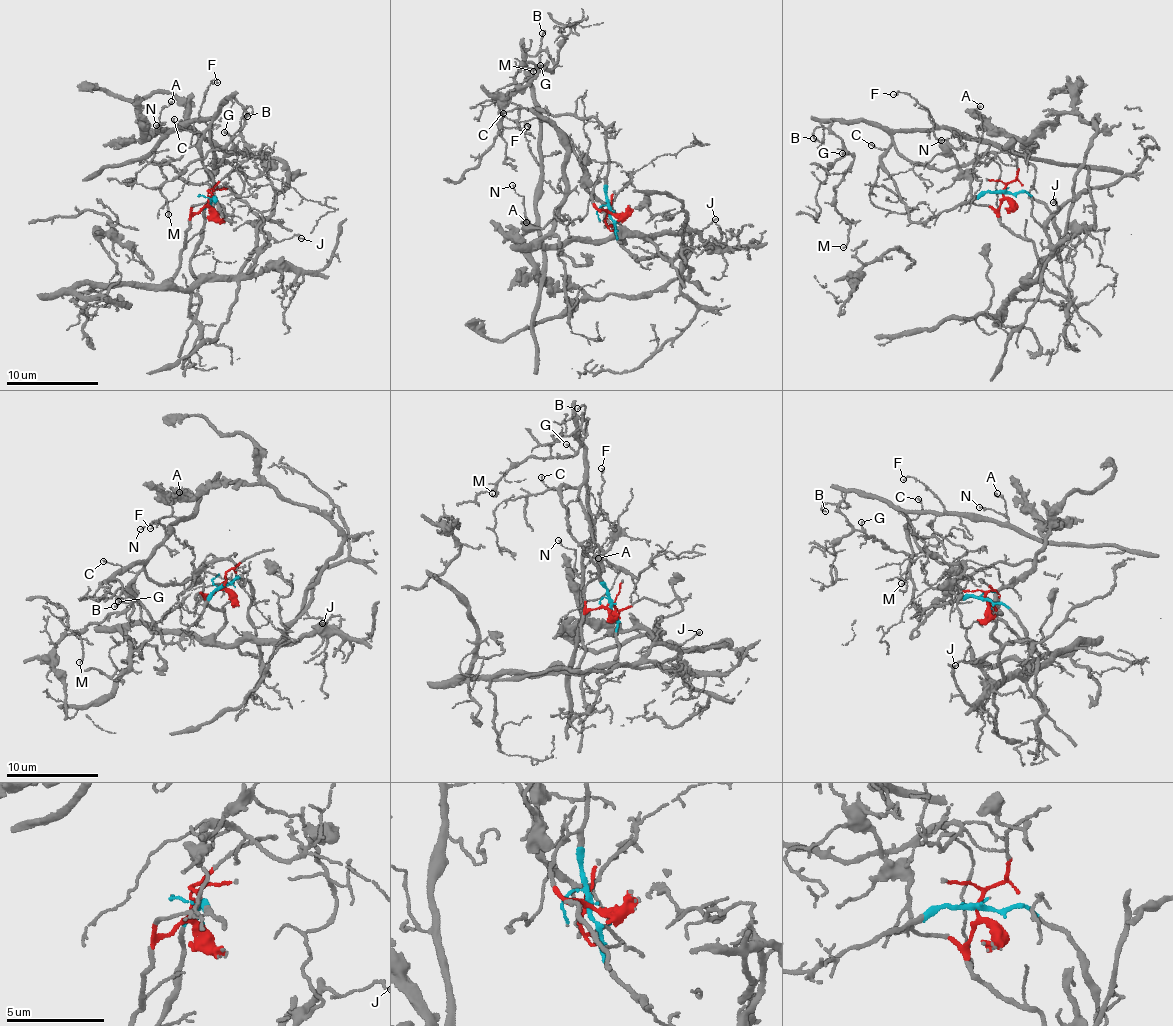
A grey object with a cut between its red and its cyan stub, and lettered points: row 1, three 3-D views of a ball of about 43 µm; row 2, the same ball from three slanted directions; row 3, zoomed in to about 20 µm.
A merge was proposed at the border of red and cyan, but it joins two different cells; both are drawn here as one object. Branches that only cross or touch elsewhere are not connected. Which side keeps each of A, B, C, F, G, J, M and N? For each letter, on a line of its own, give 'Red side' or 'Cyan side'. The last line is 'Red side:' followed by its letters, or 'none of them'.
A: Cyan side
B: Cyan side
C: Cyan side
F: Cyan side
G: Cyan side
J: Red side
M: Cyan side
N: Cyan side
Red side: J

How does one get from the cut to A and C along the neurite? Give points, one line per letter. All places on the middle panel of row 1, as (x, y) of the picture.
A: (609, 213), (609, 164), (597, 118), (538, 109), (542, 187), (536, 221), (523, 225), (526, 221)
C: (609, 213), (609, 164), (603, 128), (597, 118), (552, 116), (536, 110), (538, 116), (513, 121), (502, 112)

